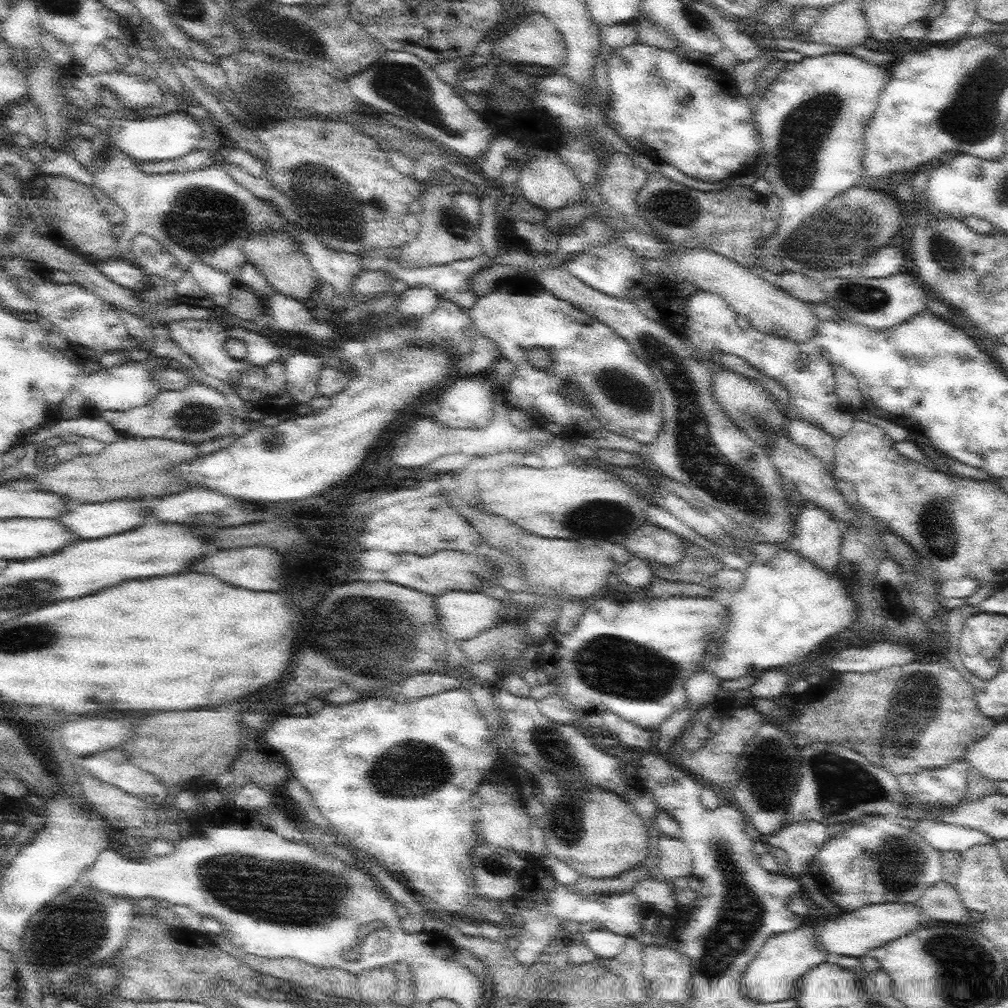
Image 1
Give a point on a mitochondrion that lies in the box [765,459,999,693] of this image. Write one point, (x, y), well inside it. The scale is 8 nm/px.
(935, 525)

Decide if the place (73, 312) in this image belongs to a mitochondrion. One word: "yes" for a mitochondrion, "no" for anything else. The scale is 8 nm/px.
yes

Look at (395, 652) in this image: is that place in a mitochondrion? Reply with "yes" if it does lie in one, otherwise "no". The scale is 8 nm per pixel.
yes

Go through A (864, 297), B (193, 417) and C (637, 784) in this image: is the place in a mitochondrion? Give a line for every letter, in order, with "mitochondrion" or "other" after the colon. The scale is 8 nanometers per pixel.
A: mitochondrion
B: mitochondrion
C: other

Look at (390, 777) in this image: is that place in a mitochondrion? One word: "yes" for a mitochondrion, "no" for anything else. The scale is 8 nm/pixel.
yes

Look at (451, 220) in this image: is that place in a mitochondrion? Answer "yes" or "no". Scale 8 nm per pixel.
yes

